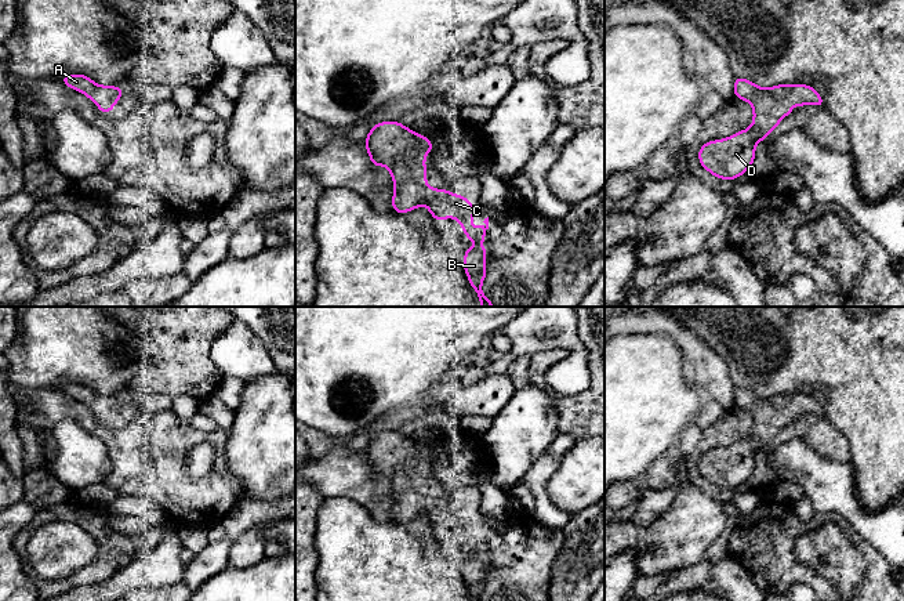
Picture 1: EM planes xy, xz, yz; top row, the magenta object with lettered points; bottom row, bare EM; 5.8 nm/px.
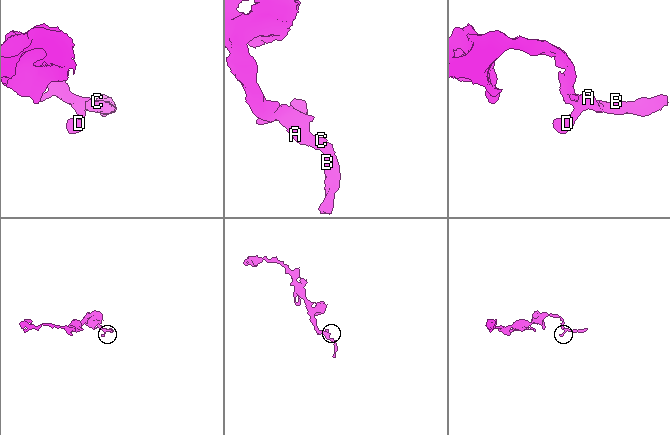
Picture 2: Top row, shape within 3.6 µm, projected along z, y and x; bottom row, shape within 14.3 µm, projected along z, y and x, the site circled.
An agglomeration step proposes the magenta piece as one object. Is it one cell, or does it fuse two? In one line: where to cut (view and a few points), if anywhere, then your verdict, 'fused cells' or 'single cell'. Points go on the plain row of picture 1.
cut none; single cell

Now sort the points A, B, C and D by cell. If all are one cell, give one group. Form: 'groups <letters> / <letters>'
groups A B C D

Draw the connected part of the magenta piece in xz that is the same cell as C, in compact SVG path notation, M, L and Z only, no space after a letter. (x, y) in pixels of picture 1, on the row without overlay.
M384 431L375 434L364 450L373 475L385 475L391 481L395 492L393 521L407 522L426 515L435 529L458 529L465 548L478 553L475 557L466 557L462 572L469 593L476 601L482 601L483 587L489 582L484 579L487 561L480 553L486 550L483 540L489 539L489 526L483 531L484 536L473 537L471 528L478 519L472 517L471 510L426 495L425 466L432 461L431 449L399 431Z

